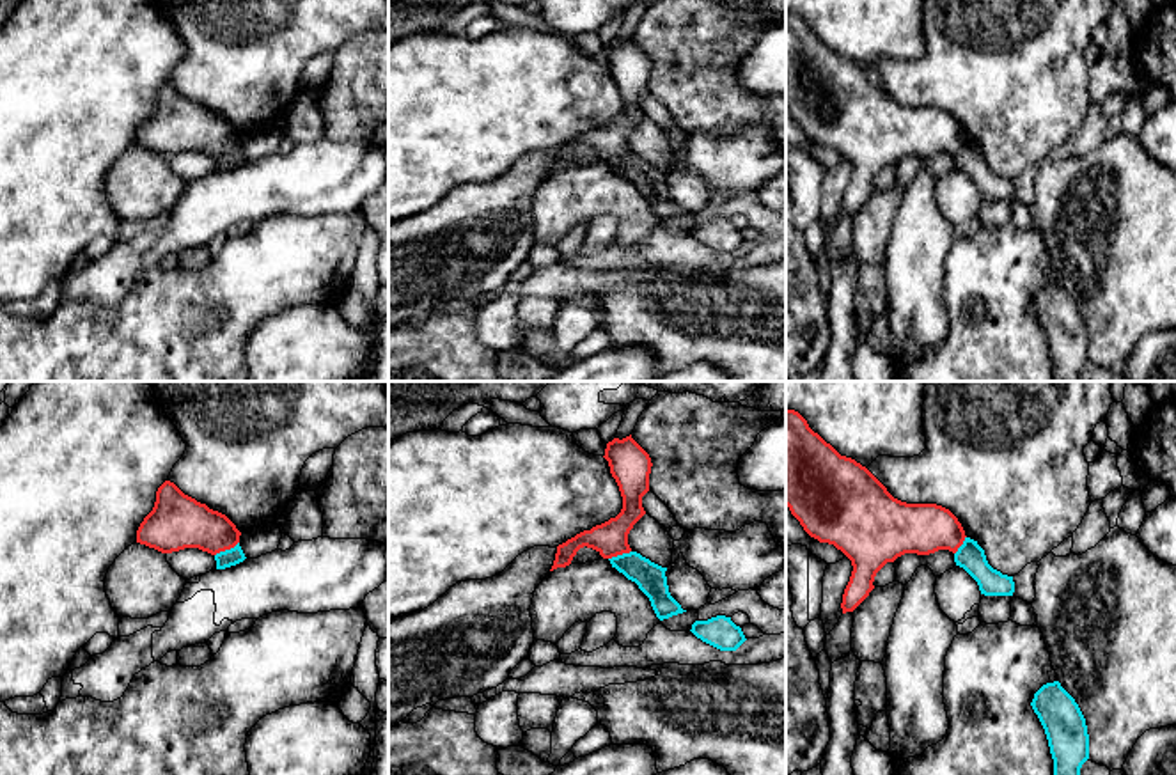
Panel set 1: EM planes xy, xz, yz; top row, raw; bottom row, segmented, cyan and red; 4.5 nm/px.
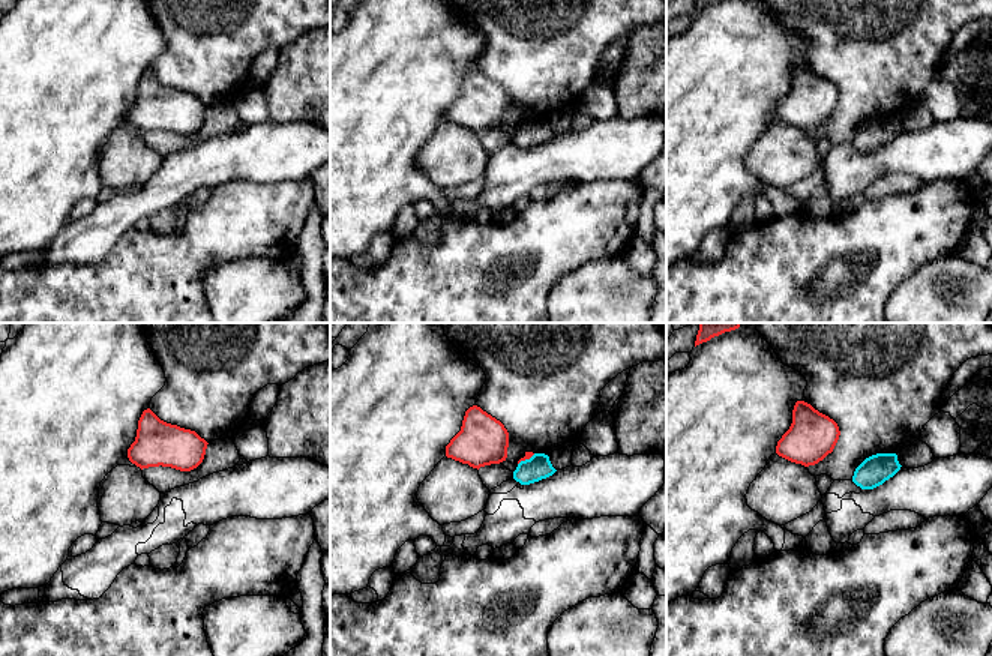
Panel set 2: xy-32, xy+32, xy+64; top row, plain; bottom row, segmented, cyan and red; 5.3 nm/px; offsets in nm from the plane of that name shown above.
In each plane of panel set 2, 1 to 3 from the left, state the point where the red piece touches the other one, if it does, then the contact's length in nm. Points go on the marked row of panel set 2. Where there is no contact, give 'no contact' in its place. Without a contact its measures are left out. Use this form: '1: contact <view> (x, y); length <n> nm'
1: no contact
2: contact xy+32 (526, 460); length 110 nm
3: no contact

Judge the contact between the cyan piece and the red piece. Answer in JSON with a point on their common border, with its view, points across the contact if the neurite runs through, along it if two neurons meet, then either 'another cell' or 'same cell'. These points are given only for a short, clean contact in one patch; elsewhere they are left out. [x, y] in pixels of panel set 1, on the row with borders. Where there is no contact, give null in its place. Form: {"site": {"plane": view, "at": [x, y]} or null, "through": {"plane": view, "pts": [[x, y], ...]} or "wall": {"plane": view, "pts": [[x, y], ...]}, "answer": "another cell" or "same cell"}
{"site": {"plane": "xy", "at": [226, 550]}, "wall": {"plane": "xy", "pts": [[238, 541], [215, 555]]}, "answer": "another cell"}

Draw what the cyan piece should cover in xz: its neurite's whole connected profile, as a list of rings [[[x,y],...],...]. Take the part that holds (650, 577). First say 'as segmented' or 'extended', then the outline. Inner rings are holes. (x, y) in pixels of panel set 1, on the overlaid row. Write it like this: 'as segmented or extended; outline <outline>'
as segmented; outline [[[637,552],[623,553],[608,560],[612,568],[623,573],[628,580],[635,582],[649,598],[660,621],[686,612],[669,592],[665,576],[667,568],[651,562]]]

